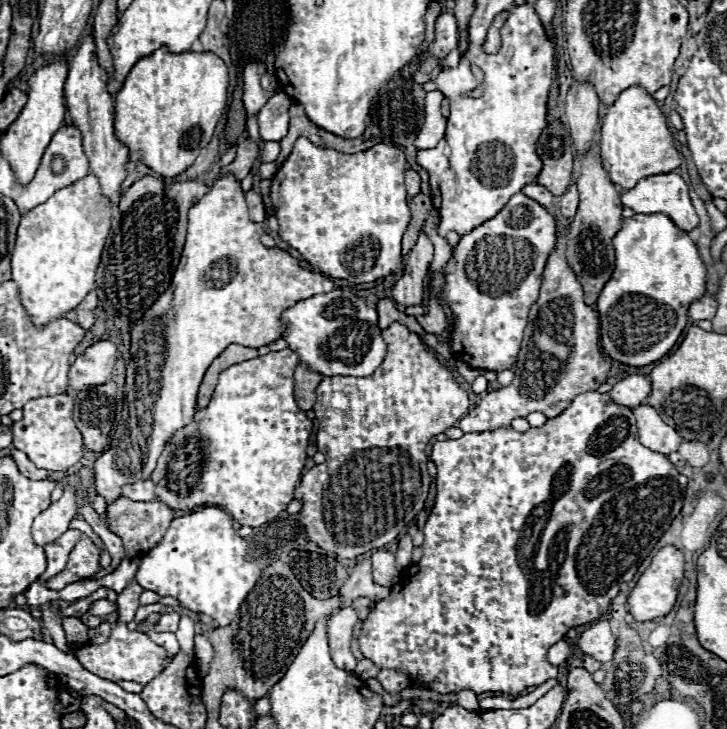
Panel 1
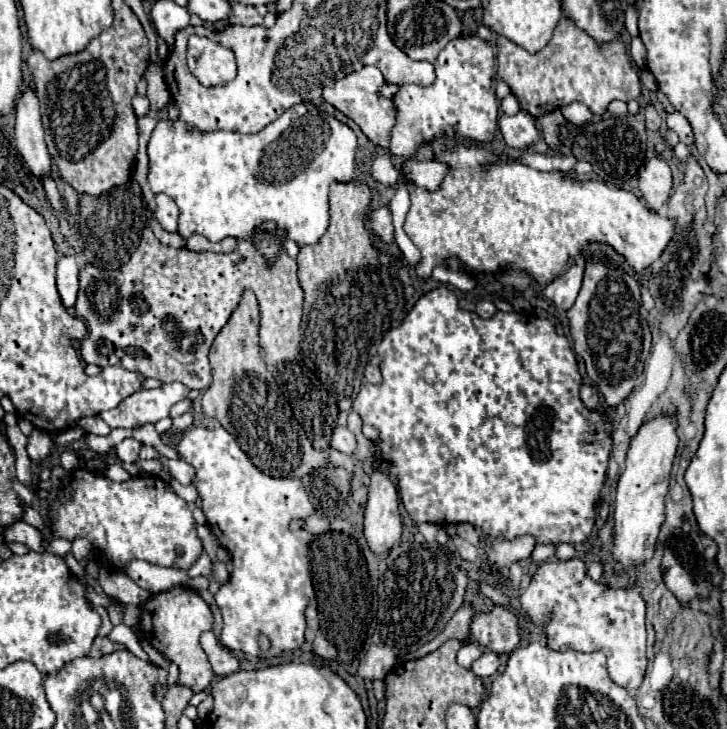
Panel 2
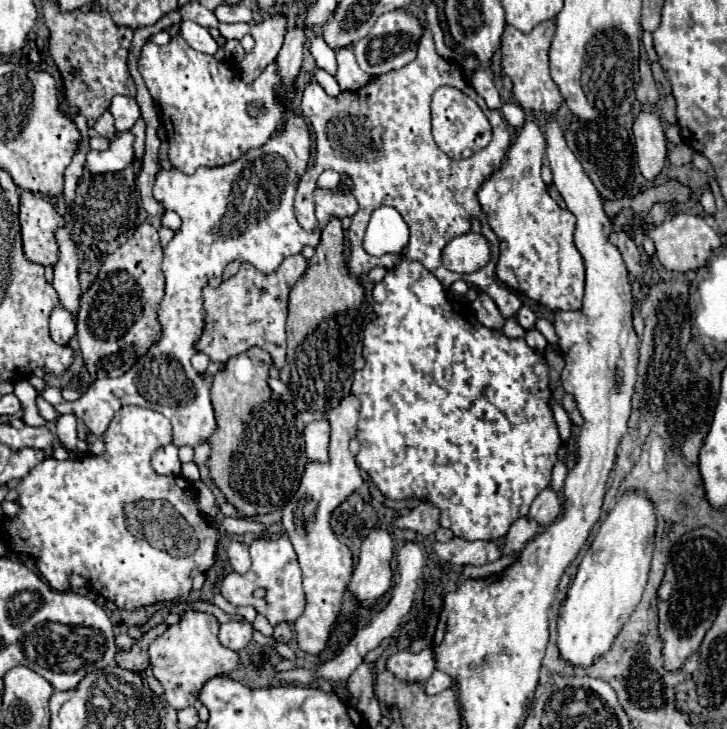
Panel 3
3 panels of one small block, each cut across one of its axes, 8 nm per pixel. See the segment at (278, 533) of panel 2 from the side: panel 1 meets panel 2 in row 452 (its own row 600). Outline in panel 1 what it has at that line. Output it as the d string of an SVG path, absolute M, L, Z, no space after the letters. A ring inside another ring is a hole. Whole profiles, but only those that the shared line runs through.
M198 508L172 520L164 538L142 556L136 582L160 596L180 600L188 610L214 616L218 626L228 626L264 572L264 566L248 560L248 548L248 540L236 534L224 510Z

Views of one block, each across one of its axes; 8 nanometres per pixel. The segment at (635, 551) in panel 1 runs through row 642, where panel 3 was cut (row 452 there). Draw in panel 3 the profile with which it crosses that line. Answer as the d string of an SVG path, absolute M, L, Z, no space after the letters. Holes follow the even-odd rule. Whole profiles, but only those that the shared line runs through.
M402 258L396 268L386 272L384 280L374 286L372 298L376 318L364 328L362 338L362 356L366 360L366 366L354 374L352 382L352 394L360 400L360 422L356 434L360 452L356 456L356 464L370 474L370 478L386 498L418 498L436 504L440 508L440 526L450 528L460 538L492 540L504 536L516 518L528 514L532 500L550 486L550 474L556 462L560 434L548 406L548 400L552 396L548 388L548 364L536 350L526 344L524 338L508 338L502 330L488 330L480 322L476 322L472 312L462 312L456 304L450 302L448 292L442 288L436 276L432 276L432 272L428 272L420 262Z

